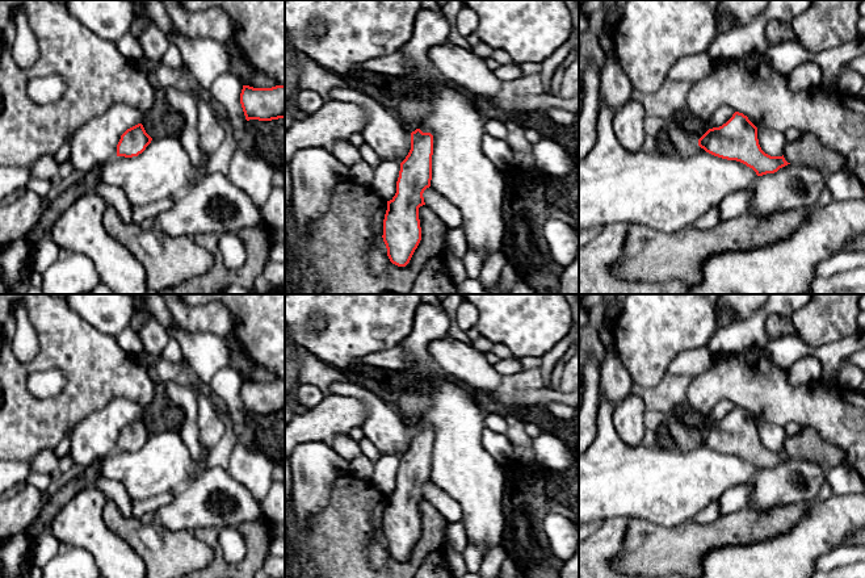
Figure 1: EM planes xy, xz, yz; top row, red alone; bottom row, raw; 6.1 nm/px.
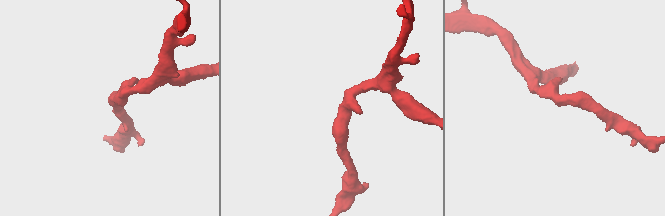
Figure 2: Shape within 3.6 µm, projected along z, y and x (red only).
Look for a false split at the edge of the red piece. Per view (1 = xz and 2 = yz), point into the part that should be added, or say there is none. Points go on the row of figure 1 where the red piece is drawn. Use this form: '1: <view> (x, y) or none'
1: none
2: none

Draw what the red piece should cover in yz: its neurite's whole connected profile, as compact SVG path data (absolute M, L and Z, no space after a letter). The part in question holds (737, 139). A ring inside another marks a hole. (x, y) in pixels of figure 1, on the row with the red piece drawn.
M735 112L722 126L709 129L698 139L698 146L714 156L746 164L757 176L774 173L790 164L784 155L770 156L761 150L757 127L739 112Z

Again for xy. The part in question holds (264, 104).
M243 85L240 104L247 121L285 120L285 85L272 88Z

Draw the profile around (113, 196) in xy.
M100 180L93 183L92 189L104 198L108 206L112 206L117 210L123 222L134 223L131 204L122 189Z

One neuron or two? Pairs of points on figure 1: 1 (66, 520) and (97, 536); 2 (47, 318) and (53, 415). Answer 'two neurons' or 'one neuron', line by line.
1: one neuron
2: one neuron

